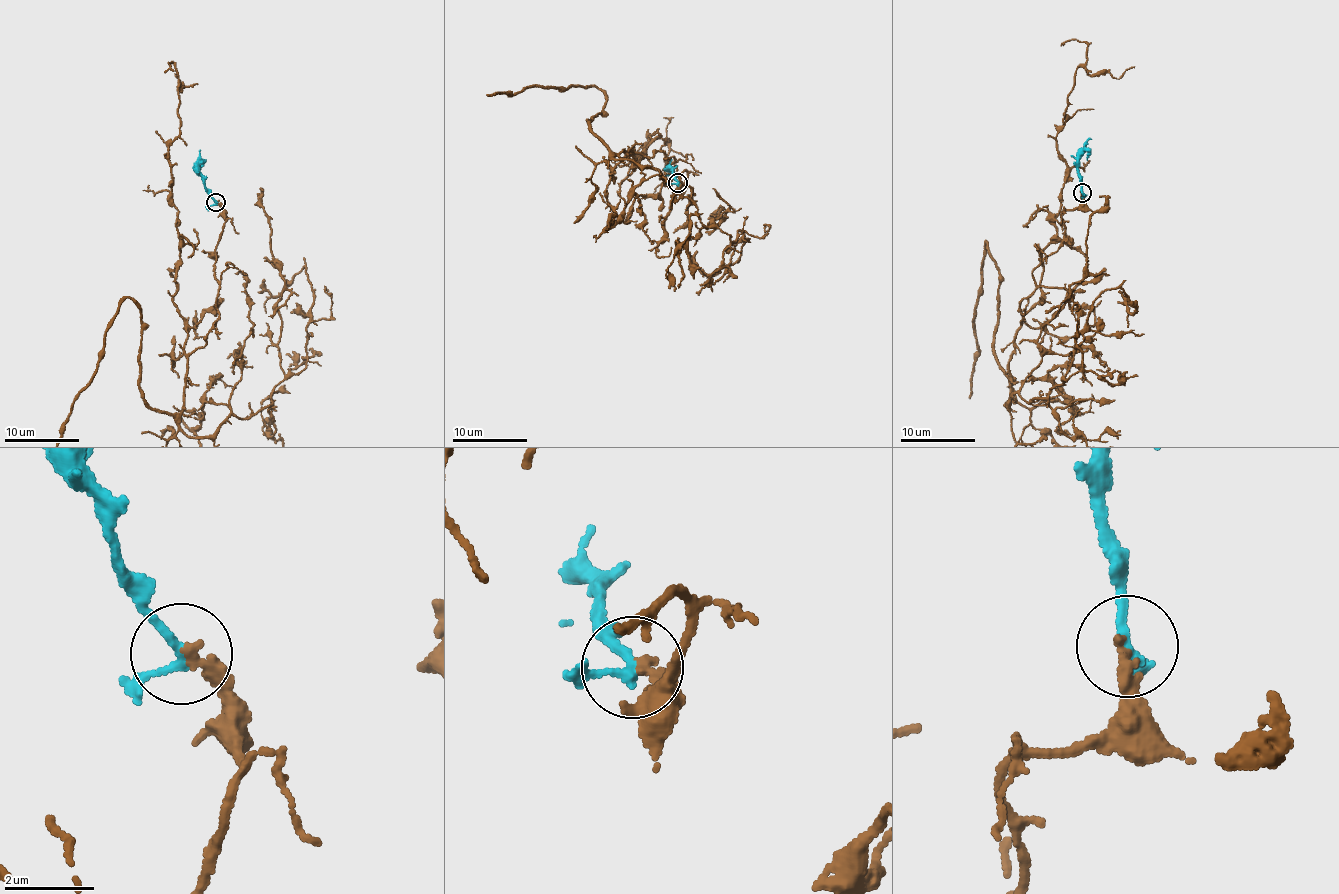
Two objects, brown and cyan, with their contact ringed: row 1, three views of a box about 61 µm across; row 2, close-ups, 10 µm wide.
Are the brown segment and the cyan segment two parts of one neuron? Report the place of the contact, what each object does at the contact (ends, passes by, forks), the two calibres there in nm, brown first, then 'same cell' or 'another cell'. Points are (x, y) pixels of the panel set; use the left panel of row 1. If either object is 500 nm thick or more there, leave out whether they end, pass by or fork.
(215, 202) | brown ends | cyan passes by | 280/200 nm | same cell

